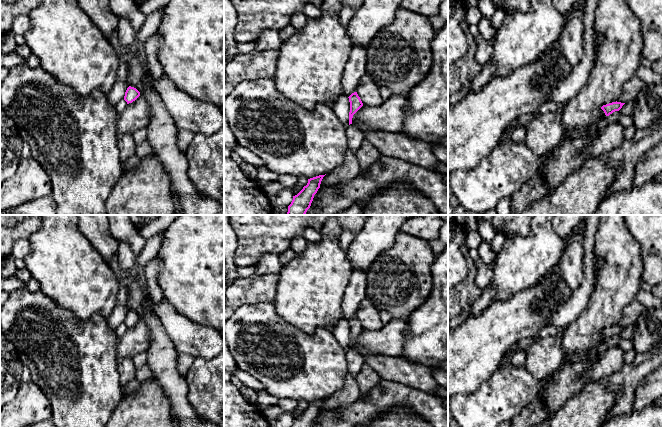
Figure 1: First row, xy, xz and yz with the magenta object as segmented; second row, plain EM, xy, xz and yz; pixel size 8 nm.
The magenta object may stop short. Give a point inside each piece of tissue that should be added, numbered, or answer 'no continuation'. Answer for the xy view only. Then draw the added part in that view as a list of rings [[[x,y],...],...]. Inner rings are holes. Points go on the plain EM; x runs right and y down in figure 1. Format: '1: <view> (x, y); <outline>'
no continuation

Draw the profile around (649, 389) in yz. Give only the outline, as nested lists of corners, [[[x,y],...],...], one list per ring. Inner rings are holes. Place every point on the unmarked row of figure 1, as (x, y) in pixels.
[[[662,364],[646,375],[635,389],[633,410],[639,412],[662,396]]]

